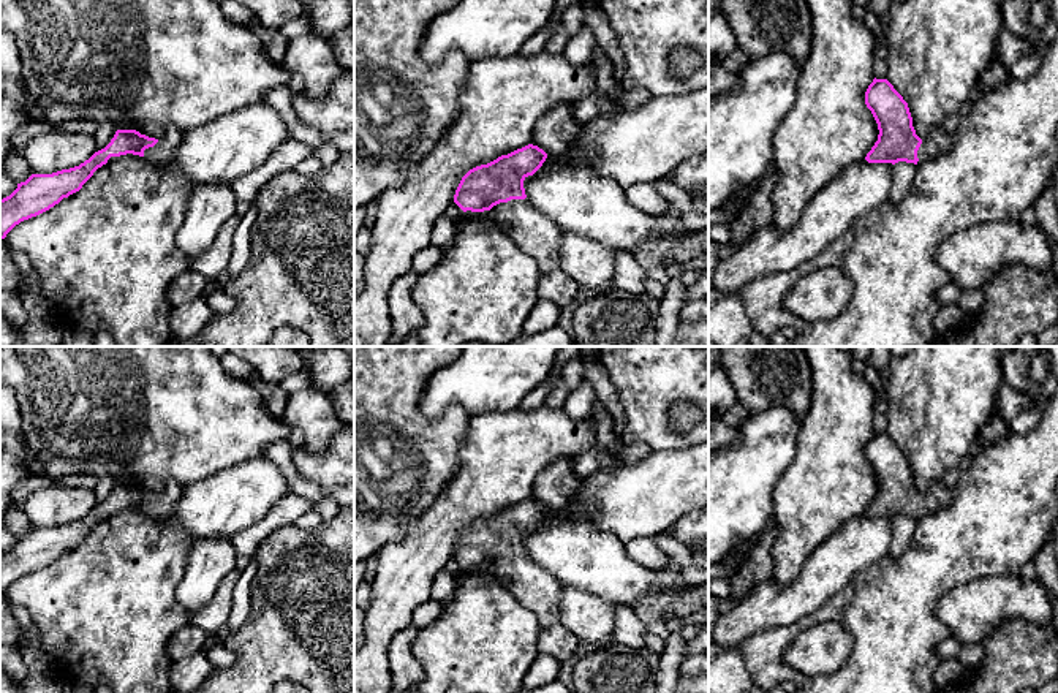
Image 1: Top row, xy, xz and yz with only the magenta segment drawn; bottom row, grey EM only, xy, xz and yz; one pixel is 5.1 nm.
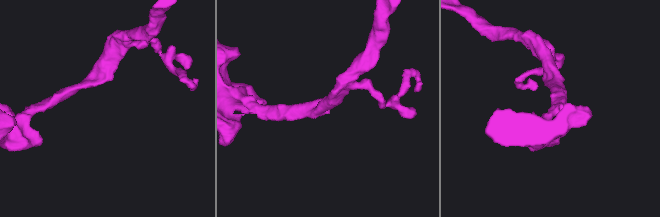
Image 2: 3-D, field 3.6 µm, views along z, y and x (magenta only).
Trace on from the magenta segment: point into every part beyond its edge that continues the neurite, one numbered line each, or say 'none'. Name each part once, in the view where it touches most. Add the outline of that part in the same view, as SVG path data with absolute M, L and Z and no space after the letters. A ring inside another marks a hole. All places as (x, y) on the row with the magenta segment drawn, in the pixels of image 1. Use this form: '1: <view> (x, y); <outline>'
1: xz (540, 236); M527 198L500 203L489 215L536 261L541 274L560 269L563 231Z

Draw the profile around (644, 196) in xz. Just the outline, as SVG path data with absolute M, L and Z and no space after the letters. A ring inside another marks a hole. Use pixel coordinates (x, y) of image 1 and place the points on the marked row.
M636 184L625 190L633 206L650 215L663 215L666 199L655 190L653 184Z

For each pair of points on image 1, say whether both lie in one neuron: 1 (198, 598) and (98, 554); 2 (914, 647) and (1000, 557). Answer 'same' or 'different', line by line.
1: different
2: same

